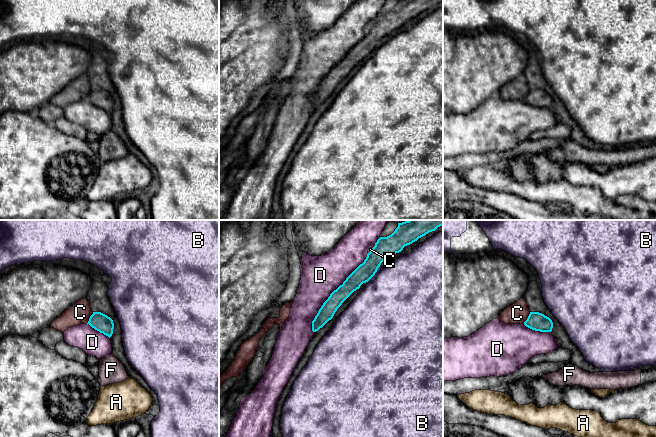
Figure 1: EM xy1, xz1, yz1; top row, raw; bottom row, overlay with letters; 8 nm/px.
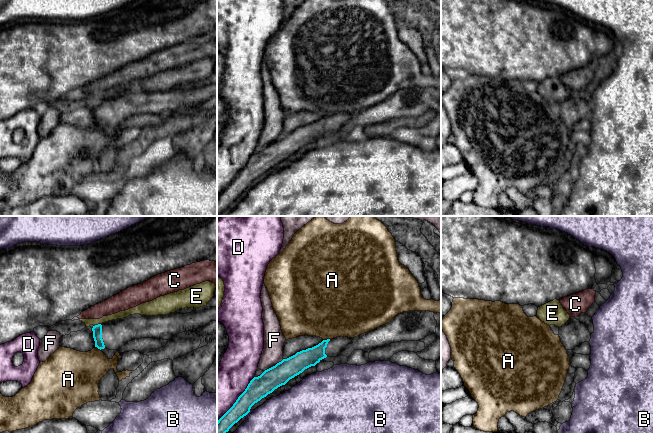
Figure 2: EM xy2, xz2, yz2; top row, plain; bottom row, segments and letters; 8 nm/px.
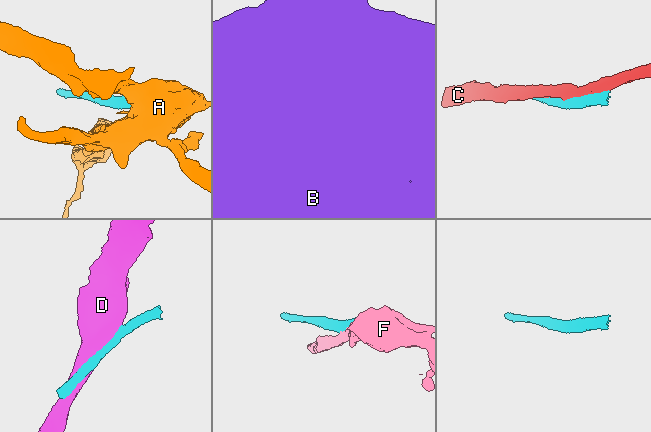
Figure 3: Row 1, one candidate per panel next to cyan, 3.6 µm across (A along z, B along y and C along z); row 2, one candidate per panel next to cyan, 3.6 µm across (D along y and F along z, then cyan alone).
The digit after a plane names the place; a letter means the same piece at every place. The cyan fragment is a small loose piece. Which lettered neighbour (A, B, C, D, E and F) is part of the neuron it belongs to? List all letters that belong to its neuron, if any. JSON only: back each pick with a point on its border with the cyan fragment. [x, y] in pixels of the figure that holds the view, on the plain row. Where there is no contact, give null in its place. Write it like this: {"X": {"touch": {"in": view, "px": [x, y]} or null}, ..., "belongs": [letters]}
{"belongs": []}

